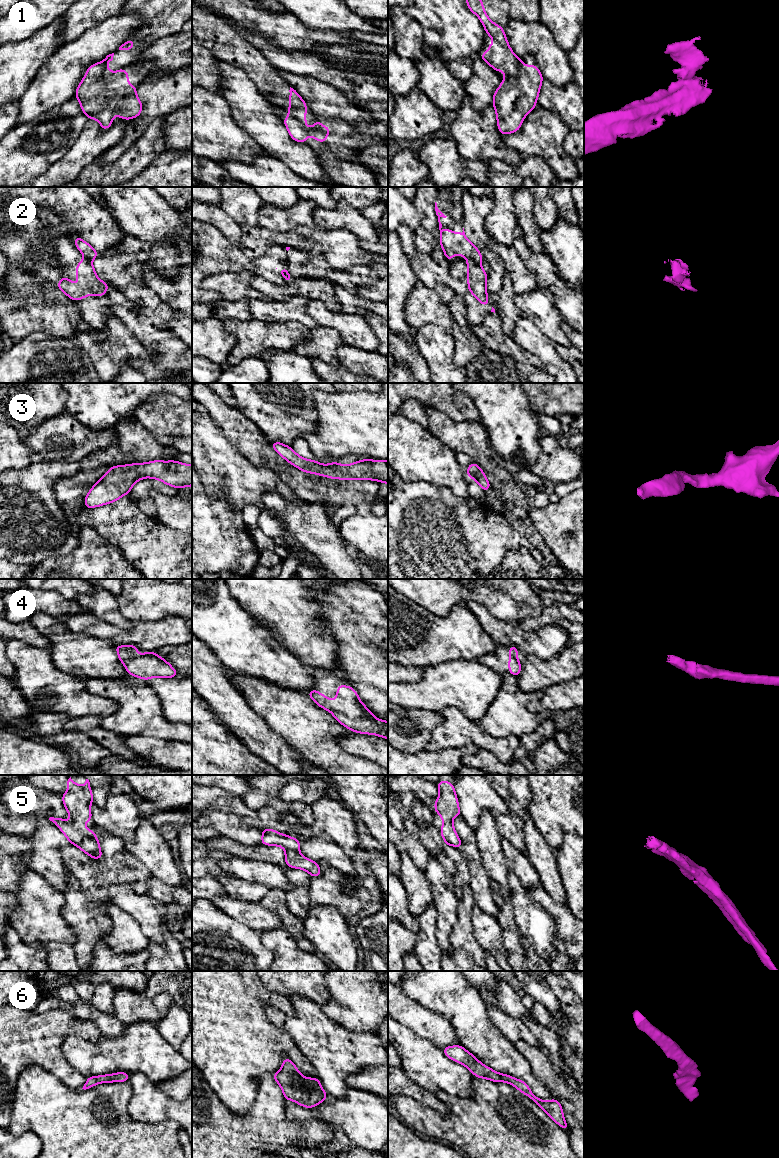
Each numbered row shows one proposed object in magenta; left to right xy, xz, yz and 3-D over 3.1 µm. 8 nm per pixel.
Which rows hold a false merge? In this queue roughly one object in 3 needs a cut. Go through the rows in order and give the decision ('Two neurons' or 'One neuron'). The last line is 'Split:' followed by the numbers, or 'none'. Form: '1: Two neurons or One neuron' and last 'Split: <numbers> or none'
1: Two neurons
2: Two neurons
3: One neuron
4: One neuron
5: One neuron
6: One neuron
Split: 1, 2

